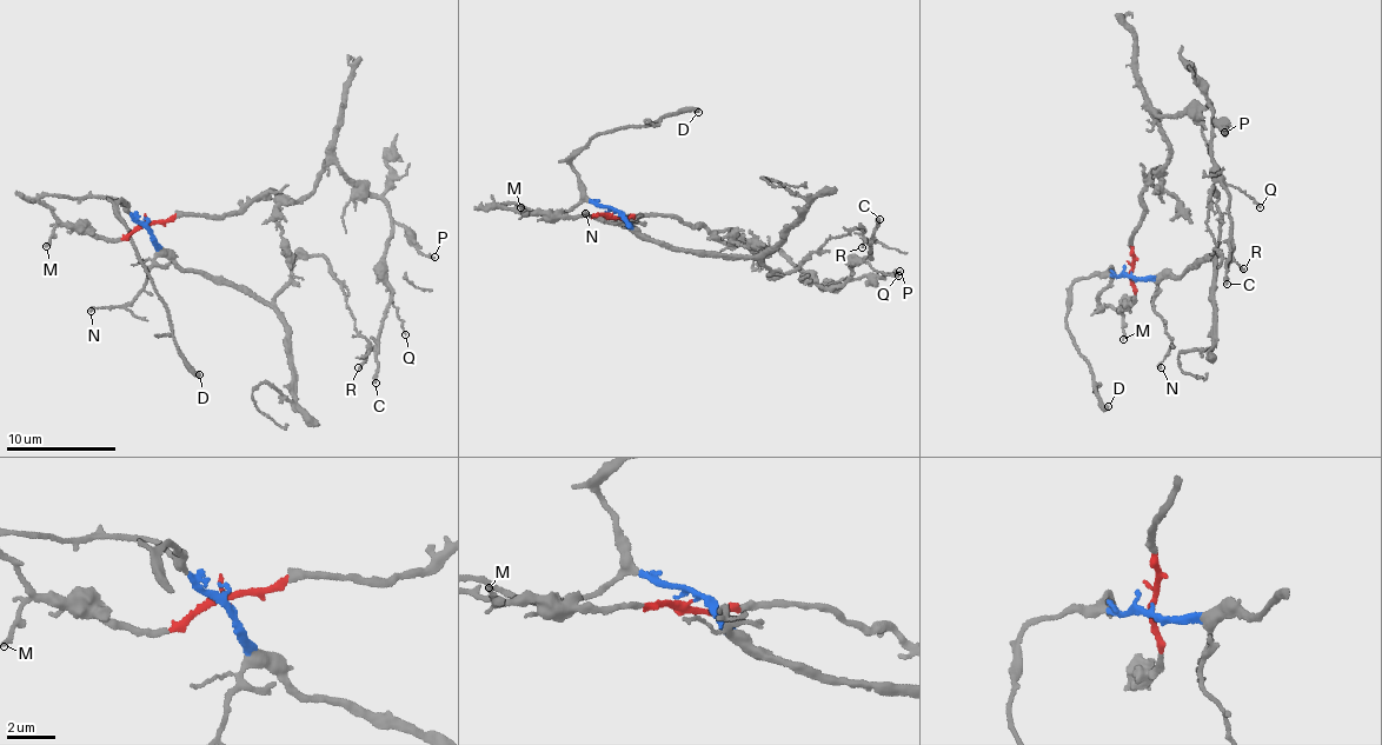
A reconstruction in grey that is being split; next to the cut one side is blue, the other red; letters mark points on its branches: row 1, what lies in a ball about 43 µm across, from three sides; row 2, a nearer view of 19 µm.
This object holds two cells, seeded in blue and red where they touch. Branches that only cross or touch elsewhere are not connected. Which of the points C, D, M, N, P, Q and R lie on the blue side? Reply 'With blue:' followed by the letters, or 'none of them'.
With blue: D, N

